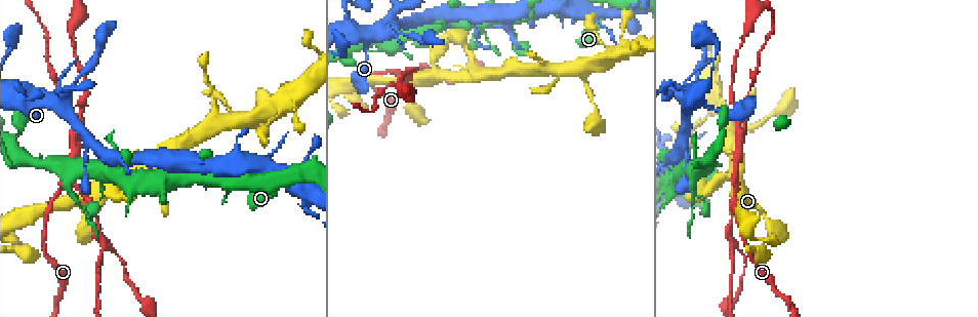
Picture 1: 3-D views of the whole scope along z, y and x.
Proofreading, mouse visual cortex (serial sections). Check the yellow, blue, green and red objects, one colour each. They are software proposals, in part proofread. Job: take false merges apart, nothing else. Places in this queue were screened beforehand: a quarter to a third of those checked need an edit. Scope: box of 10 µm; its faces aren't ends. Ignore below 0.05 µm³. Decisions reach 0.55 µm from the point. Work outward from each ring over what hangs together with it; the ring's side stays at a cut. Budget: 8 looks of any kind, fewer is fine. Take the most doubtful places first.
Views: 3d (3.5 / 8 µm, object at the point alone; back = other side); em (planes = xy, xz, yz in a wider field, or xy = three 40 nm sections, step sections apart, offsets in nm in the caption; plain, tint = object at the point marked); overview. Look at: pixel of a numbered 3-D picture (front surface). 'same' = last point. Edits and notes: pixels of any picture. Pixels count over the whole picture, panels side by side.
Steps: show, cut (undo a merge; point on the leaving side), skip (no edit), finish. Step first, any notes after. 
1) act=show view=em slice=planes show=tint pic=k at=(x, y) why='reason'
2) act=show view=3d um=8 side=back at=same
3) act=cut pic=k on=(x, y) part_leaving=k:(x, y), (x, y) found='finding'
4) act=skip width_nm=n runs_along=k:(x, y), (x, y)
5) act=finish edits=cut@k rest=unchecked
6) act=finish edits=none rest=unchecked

act=show view=3d um=3.5 pic=1 at=(397, 73) why='two arms in line, one across'

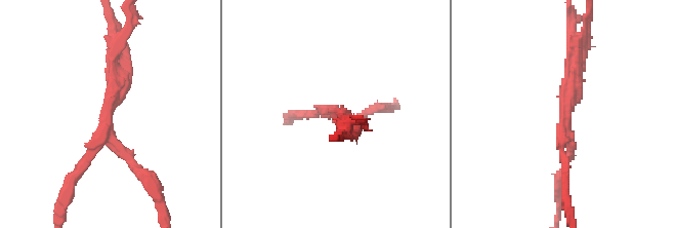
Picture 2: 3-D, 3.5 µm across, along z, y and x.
act=show view=em slice=xy step=1 show=tint pic=2 at=(334, 114) arms=3 arm_widths_nm=150,150,250 why='now the EM'

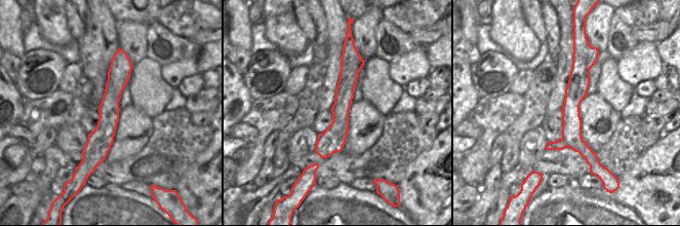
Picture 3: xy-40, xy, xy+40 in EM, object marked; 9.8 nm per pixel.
act=cut pic=2 on=(335, 138) found='two cells meet here'

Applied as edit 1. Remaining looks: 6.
act=show view=overview

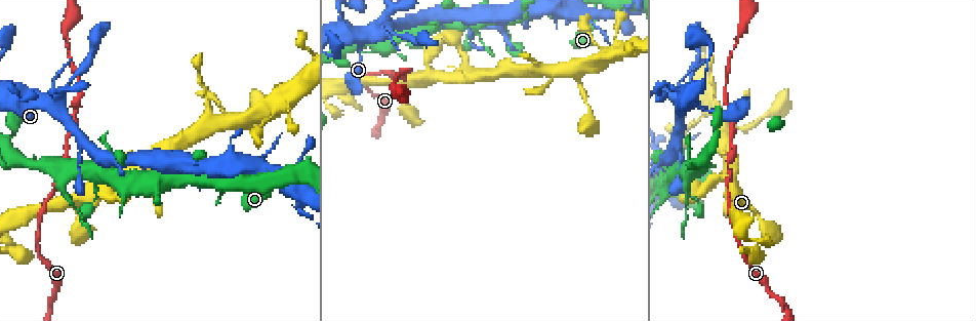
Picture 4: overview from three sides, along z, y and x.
act=show view=3d um=8 side=back pic=4 at=(12, 134) why='sudden change in width'

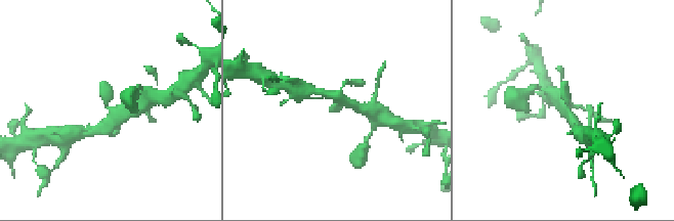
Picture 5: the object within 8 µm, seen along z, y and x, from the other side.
act=show view=3d um=3.5 at=same

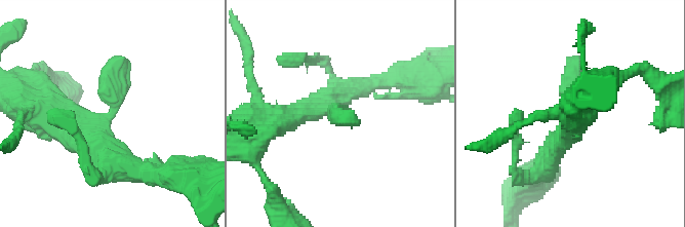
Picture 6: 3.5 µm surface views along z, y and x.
act=skip runs_along=6:(545, 164), (563, 133), (578, 63) found='one cell here'

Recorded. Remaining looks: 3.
act=show view=3d um=3.5 pic=4 at=(276, 105) why='branch point'

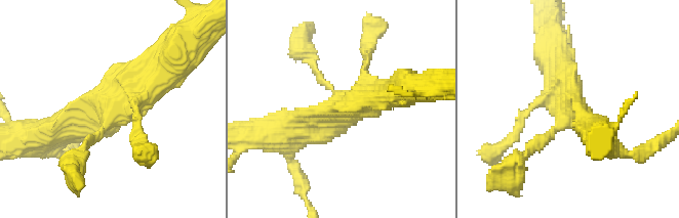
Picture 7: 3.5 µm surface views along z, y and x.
act=show view=em slice=xy step=3 show=tint pic=7 at=(571, 110) arms=3 arm_widths_nm=150,400,400 why='need the tissue'

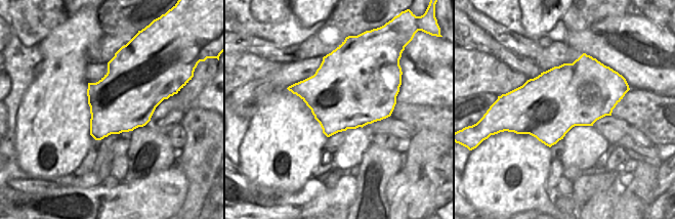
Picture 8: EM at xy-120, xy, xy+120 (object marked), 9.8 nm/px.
act=skip found='all the same cell'

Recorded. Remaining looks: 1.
act=finish edits=cut@2 rest=unchecked

